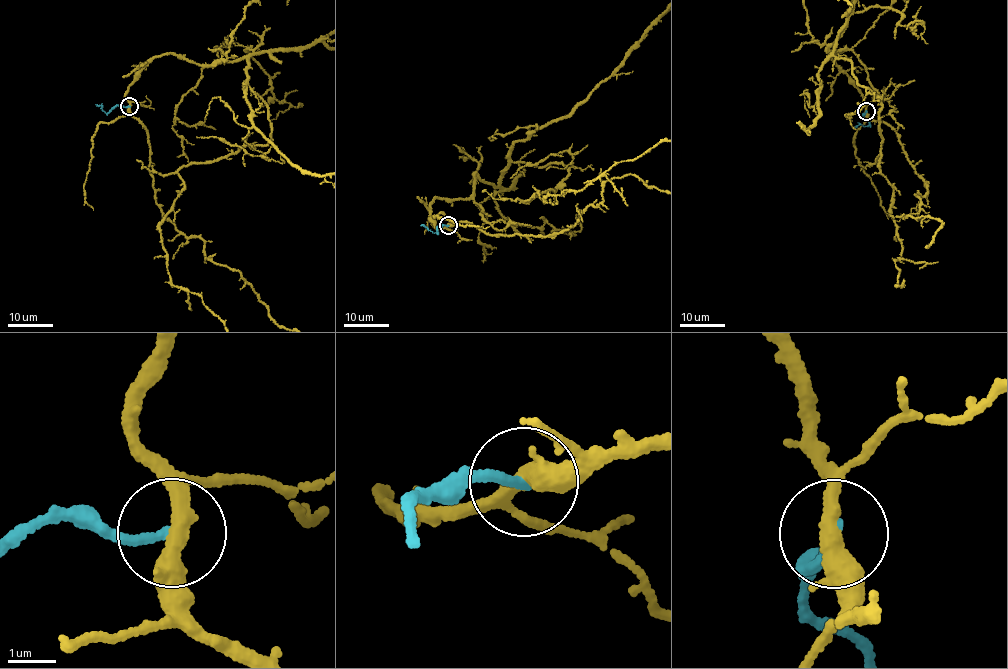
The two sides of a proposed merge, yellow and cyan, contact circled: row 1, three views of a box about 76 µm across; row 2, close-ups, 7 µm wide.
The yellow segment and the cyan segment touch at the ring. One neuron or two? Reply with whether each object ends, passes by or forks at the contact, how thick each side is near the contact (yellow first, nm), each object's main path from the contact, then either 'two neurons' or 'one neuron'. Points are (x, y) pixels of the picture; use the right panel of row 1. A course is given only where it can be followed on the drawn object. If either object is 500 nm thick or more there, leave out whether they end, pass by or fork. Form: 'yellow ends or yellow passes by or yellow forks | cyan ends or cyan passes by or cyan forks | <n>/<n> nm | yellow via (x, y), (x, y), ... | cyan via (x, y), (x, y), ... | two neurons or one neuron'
yellow passes by | cyan ends | 400/200 nm | cyan via (866, 112), (863, 115), (869, 126), (855, 127) | two neurons

